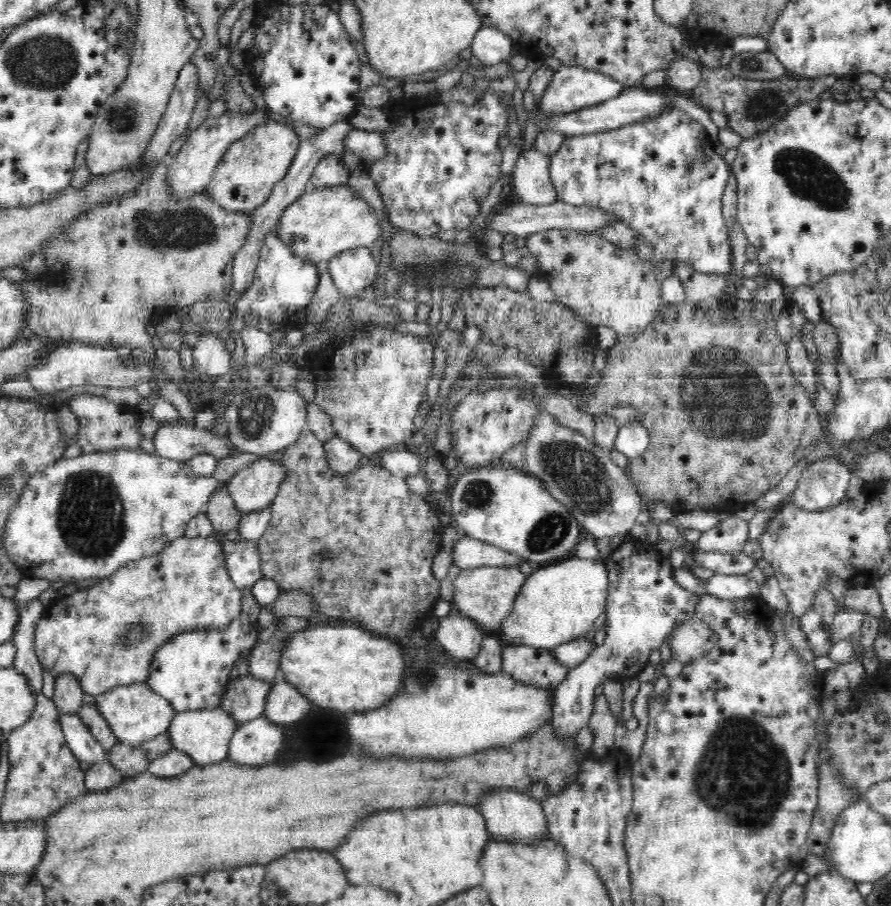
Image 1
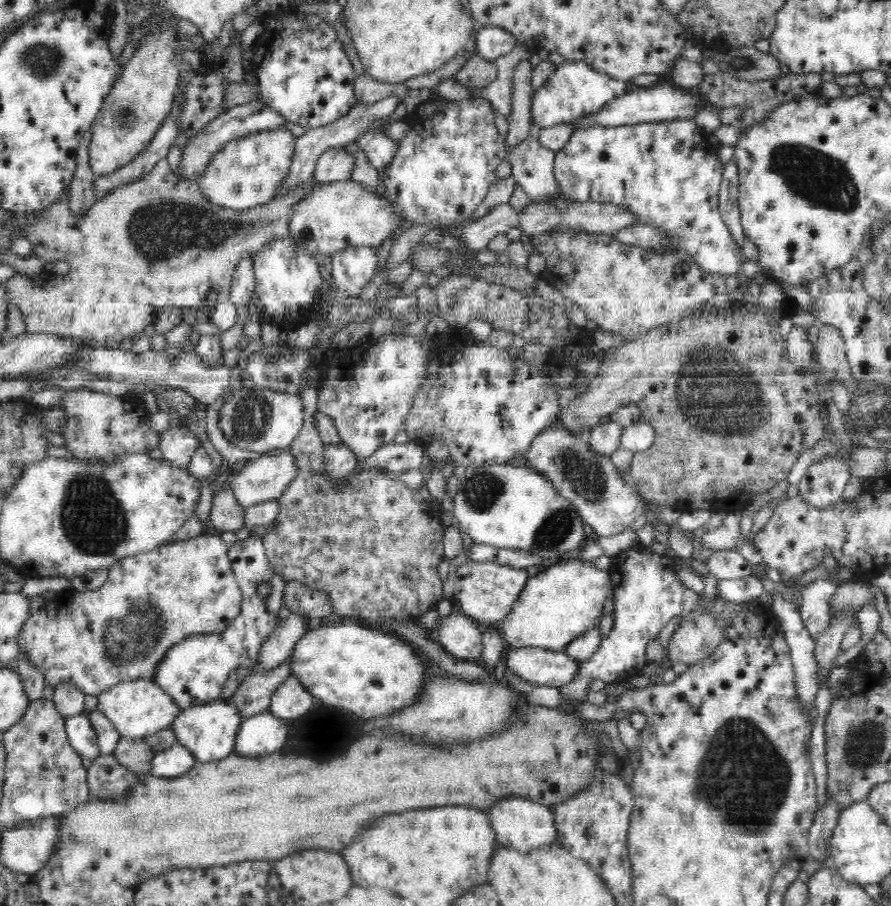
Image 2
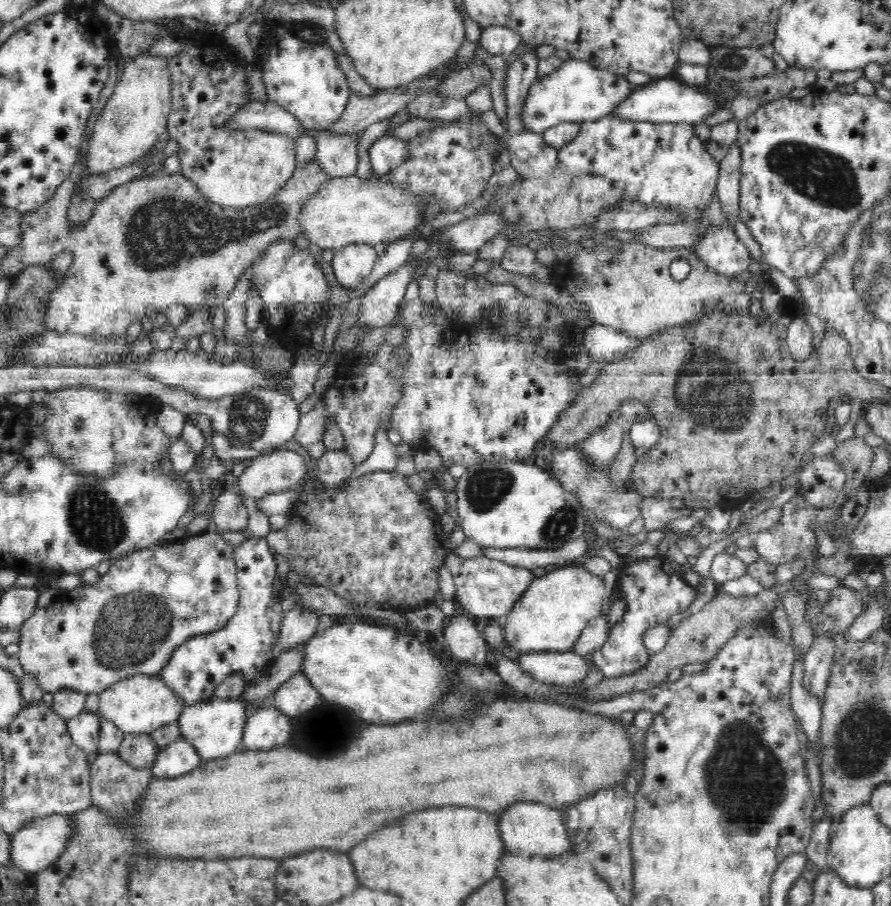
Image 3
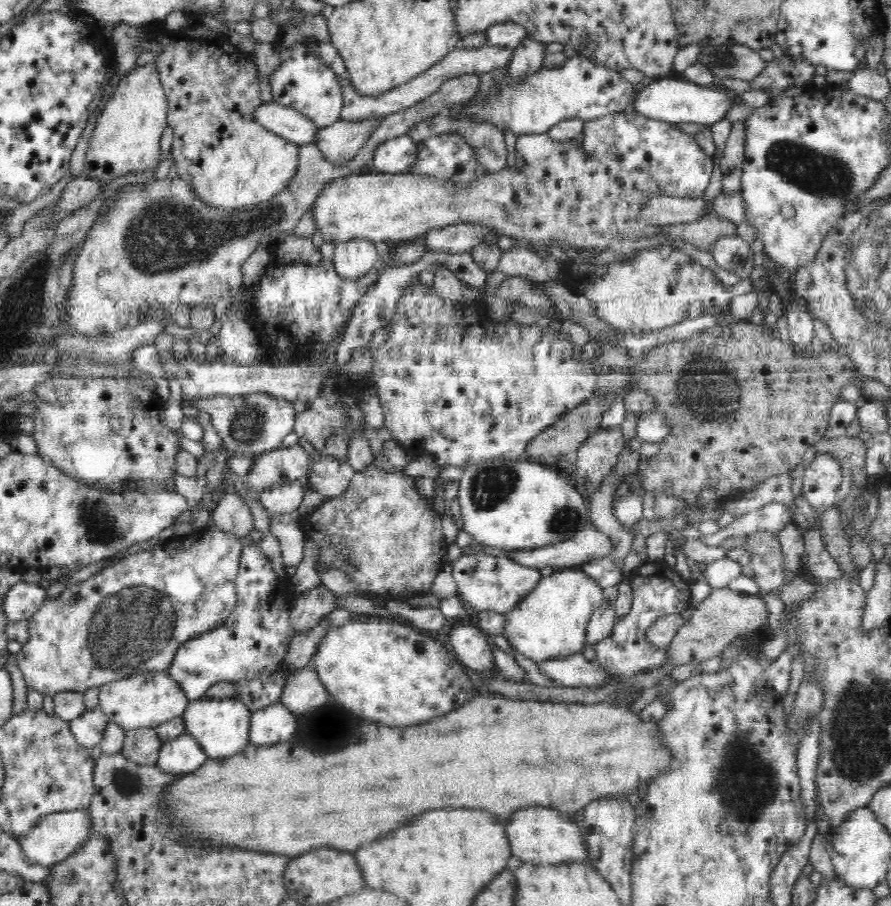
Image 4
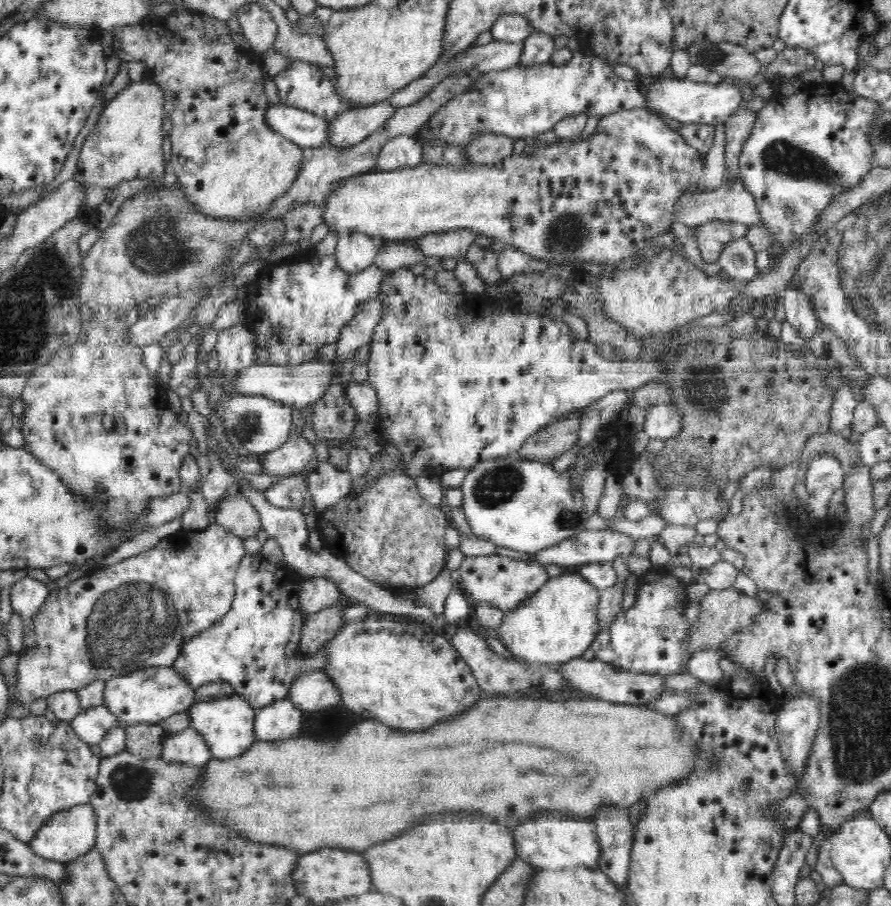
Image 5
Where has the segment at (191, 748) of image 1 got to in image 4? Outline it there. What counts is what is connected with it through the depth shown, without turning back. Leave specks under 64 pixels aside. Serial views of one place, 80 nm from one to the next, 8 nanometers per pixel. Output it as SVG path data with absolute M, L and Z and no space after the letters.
M202 698L190 703L181 716L185 732L193 736L208 759L224 759L237 755L249 746L250 709L238 698Z

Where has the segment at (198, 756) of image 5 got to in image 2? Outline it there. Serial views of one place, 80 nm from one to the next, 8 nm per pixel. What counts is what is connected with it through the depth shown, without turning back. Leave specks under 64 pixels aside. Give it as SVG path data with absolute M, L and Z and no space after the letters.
M174 743L170 748L154 755L150 774L168 779L178 777L194 768L197 760L185 745Z

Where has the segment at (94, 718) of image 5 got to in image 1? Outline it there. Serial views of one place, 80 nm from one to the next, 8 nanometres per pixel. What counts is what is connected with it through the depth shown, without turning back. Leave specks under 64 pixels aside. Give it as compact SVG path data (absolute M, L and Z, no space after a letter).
M59 714L61 729L63 730L66 744L74 753L74 756L88 764L98 764L106 756L106 750L96 740L96 737L89 731L88 725L81 720L81 717L74 714Z

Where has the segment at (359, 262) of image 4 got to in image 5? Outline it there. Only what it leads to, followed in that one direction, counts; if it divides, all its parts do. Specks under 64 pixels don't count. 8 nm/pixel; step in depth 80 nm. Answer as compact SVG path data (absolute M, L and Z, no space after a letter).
M350 232L338 237L335 257L342 269L358 271L374 265L381 244L367 234Z

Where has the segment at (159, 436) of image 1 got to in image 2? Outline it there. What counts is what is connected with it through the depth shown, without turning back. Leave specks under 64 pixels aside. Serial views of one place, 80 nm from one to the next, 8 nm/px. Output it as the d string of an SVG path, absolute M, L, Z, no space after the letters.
M174 428L162 432L161 447L164 461L170 462L175 468L187 470L194 453L201 449L200 440L187 428Z

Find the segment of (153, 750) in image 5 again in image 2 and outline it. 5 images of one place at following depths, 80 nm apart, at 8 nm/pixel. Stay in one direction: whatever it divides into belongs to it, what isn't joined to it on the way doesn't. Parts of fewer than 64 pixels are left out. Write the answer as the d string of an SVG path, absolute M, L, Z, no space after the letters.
M128 736L121 737L112 755L116 760L129 769L130 772L150 773L151 762L154 758L152 747L146 738L136 739Z

